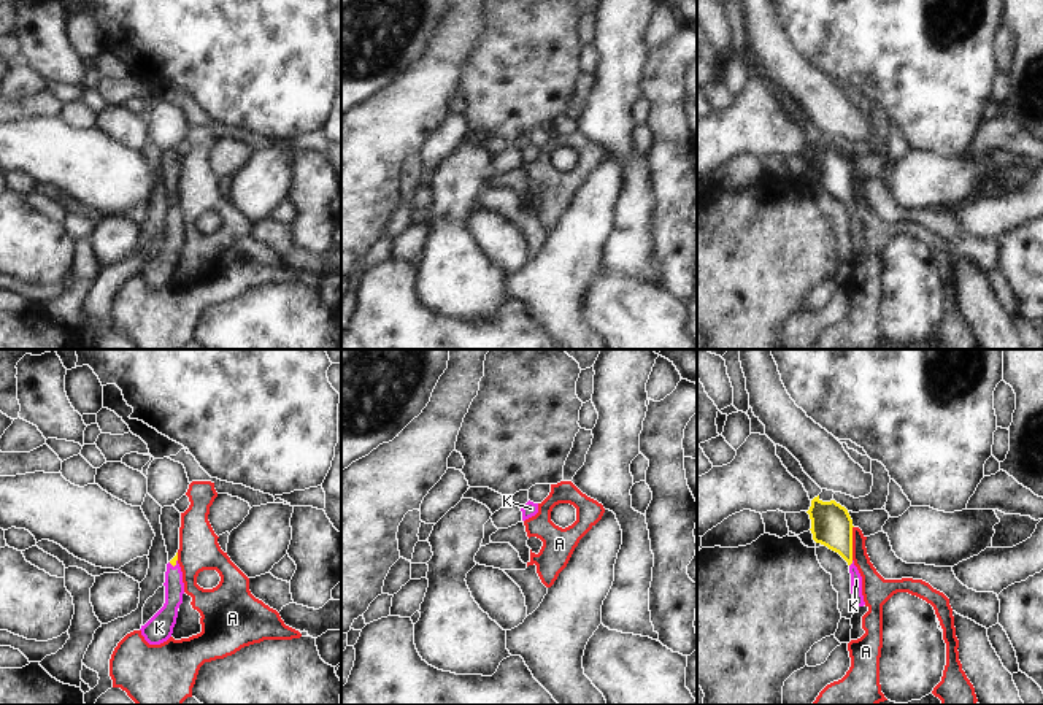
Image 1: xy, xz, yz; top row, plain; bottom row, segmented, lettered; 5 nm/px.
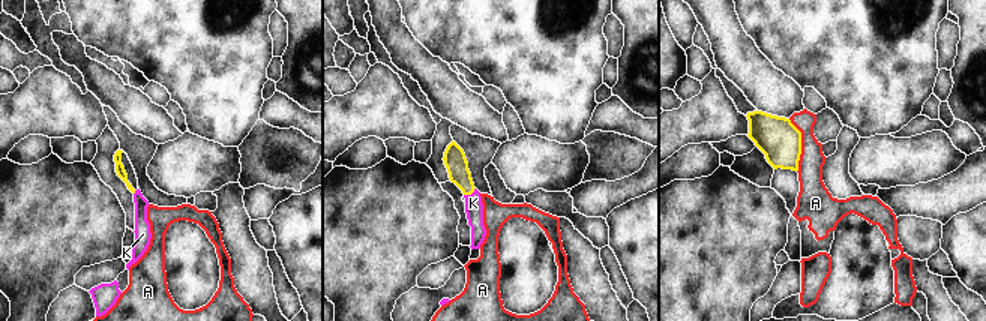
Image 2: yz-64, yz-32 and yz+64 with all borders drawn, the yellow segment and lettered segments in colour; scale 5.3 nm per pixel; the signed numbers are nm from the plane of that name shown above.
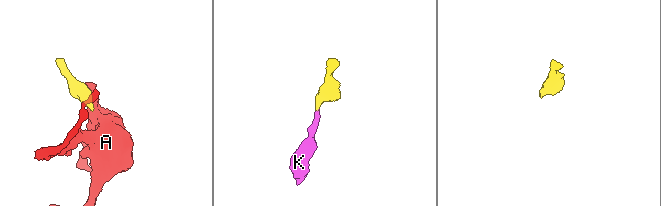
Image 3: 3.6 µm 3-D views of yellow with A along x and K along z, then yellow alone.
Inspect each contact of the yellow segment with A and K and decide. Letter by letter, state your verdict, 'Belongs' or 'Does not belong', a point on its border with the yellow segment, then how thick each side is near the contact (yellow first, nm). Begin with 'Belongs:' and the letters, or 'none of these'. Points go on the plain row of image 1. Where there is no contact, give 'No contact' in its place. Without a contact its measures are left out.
Belongs: K
A: Does not belong. Touches yellow at yz (851, 188). Thickness 200 nm (yellow) against 130 nm
K: Belongs. Touches yellow at yz (851, 207). Thickness 200 nm (yellow) against 60 nm

